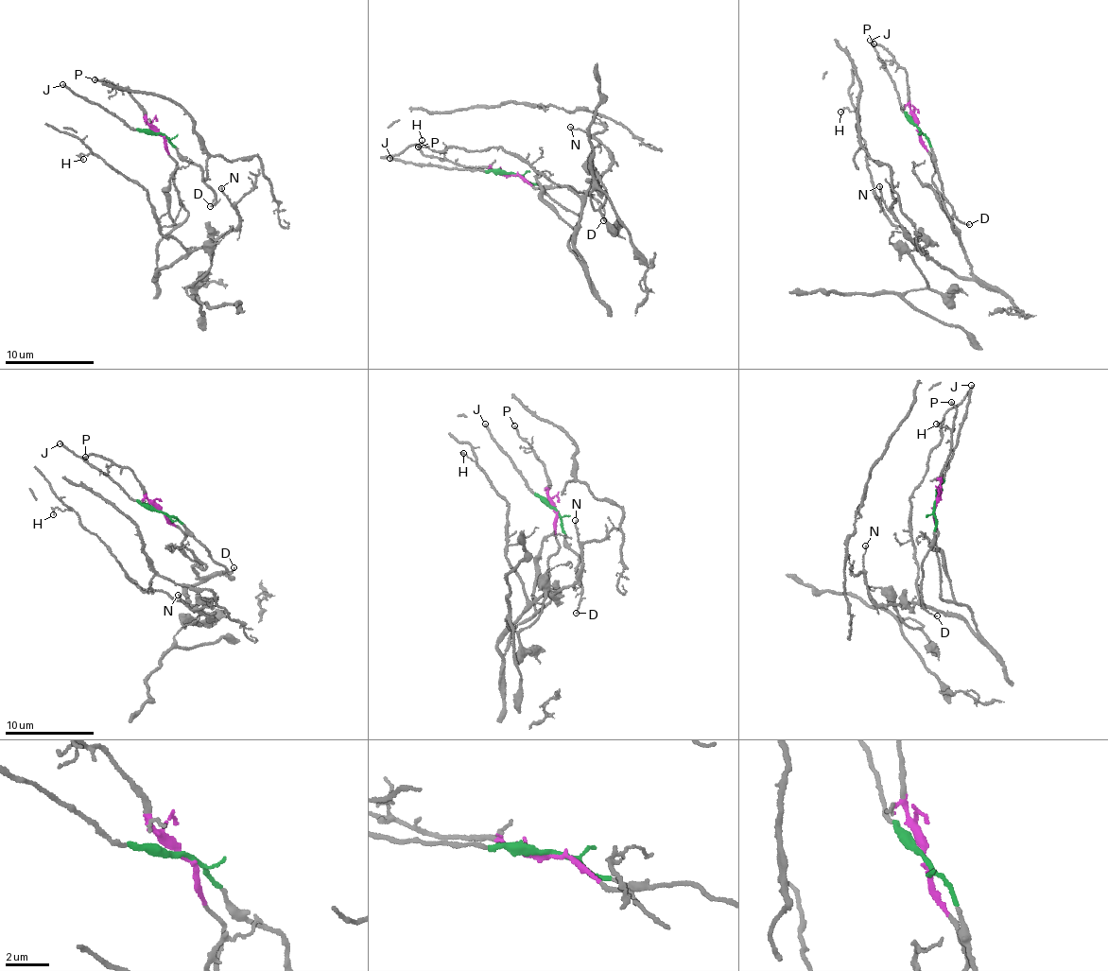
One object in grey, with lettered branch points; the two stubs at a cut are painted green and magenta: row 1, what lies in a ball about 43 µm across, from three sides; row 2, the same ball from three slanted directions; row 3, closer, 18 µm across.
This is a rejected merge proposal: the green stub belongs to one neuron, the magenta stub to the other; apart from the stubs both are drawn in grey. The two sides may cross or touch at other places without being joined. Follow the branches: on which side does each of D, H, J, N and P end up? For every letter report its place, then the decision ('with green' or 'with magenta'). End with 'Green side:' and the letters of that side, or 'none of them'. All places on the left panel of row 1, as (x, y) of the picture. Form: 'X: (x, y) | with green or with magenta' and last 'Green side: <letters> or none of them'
D: (210, 206) | with green
H: (83, 159) | with magenta
J: (62, 84) | with green
N: (221, 188) | with magenta
P: (95, 79) | with magenta
Green side: D, J

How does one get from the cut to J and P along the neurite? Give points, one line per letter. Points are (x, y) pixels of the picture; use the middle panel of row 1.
J: (512, 173), (439, 168), (389, 158)
P: (512, 175), (430, 157), (417, 146)

